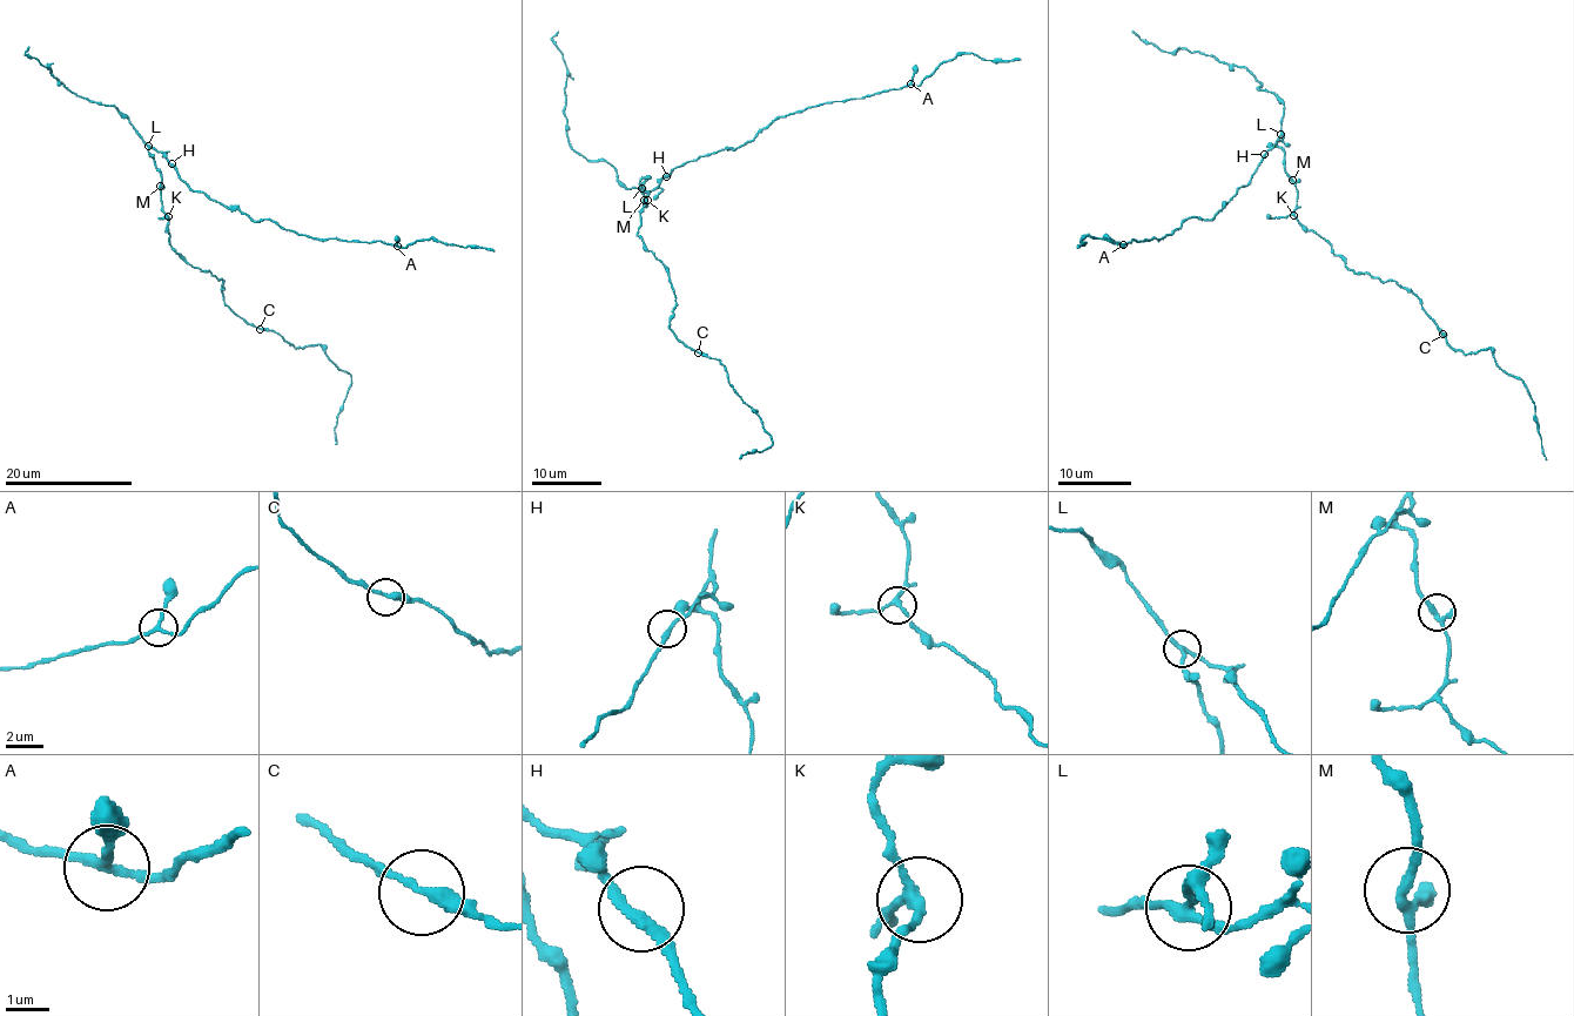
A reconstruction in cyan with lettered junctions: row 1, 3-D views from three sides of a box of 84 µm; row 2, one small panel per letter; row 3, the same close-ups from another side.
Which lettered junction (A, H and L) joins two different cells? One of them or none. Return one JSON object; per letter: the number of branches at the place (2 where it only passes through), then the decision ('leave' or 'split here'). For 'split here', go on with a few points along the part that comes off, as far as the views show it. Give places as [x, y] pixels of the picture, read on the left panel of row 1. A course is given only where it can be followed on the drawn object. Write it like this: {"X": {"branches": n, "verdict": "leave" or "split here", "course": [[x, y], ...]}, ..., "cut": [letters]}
{"A": {"branches": 3, "verdict": "leave"}, "H": {"branches": 2, "verdict": "leave"}, "L": {"branches": 3, "verdict": "split here", "course": [[148, 146], [173, 248], [221, 280], [224, 303], [249, 324], [301, 348], [320, 345], [350, 375], [336, 444]]}, "cut": ["L"]}

